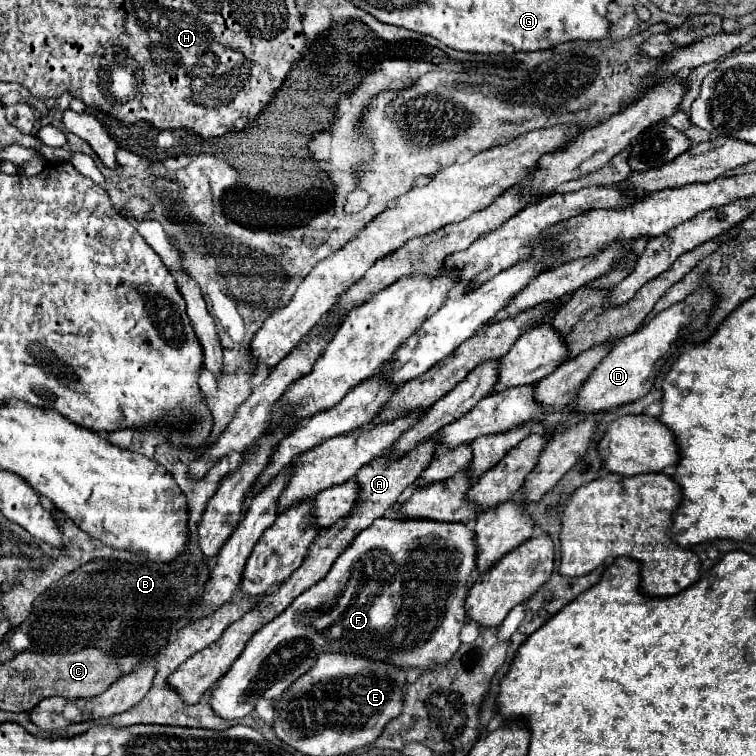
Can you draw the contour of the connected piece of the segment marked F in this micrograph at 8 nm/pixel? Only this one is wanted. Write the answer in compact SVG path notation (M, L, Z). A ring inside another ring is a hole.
M379 518L375 520L375 524L371 524L369 528L365 528L363 532L359 532L355 536L355 542L343 550L343 554L337 558L337 562L333 564L333 568L329 570L329 574L319 580L315 586L311 586L309 590L305 590L301 596L297 596L289 608L285 612L281 612L277 618L273 618L269 624L265 624L245 646L243 654L233 662L233 666L229 668L229 672L211 688L211 700L209 706L213 708L213 712L223 718L223 720L237 720L243 718L247 714L251 714L257 706L259 696L263 698L277 698L281 696L281 692L285 692L285 688L289 688L289 684L293 684L293 680L297 680L297 676L301 676L303 672L307 672L317 656L321 656L321 652L345 652L345 654L359 654L359 656L369 656L373 660L381 660L381 662L389 662L395 666L403 666L403 668L423 668L425 672L447 664L453 654L457 652L457 648L461 646L459 642L459 632L465 626L467 614L465 614L465 594L467 594L467 580L473 578L473 564L477 560L477 548L473 544L473 532L461 524L461 522L453 522L453 524L437 524L433 520L389 520L389 518Z

